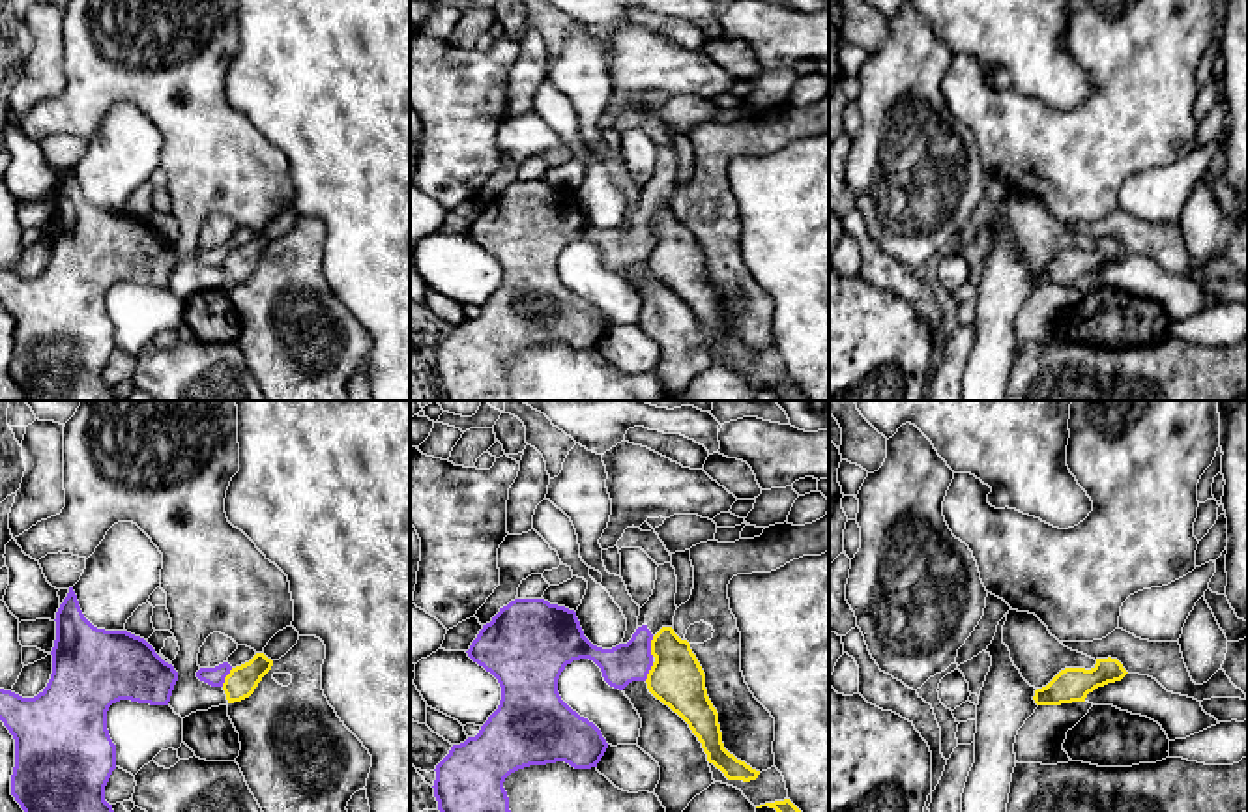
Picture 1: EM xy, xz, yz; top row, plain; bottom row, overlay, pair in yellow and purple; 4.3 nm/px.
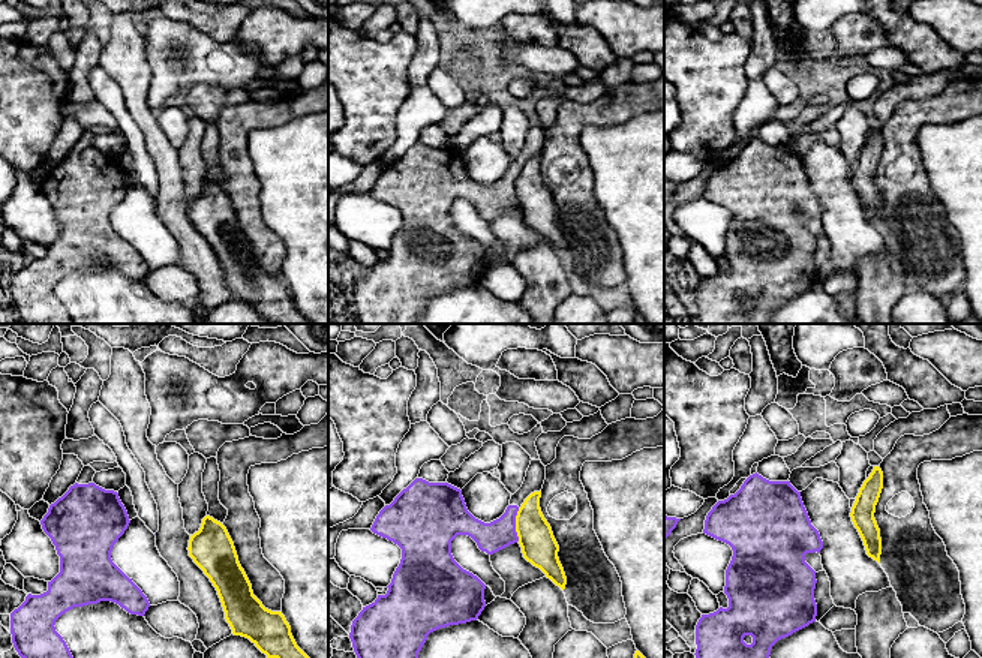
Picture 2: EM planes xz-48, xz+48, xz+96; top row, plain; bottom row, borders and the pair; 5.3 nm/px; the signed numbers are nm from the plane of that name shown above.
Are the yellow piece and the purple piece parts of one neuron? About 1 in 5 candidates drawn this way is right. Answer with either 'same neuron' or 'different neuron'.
different neuron

